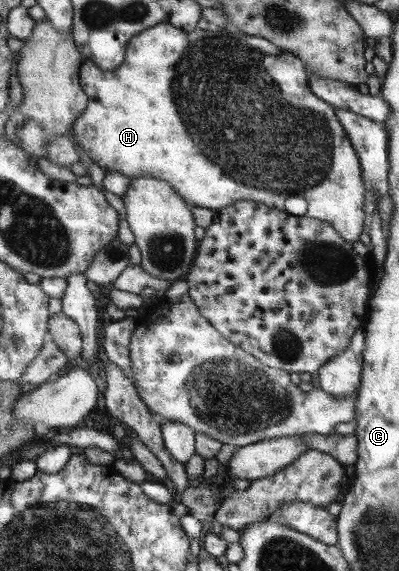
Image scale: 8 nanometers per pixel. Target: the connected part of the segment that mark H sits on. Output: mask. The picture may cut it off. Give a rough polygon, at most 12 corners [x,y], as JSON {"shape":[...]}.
{"shape":[[231,28],[89,60],[71,129],[187,204],[345,240],[362,162],[297,56]]}

